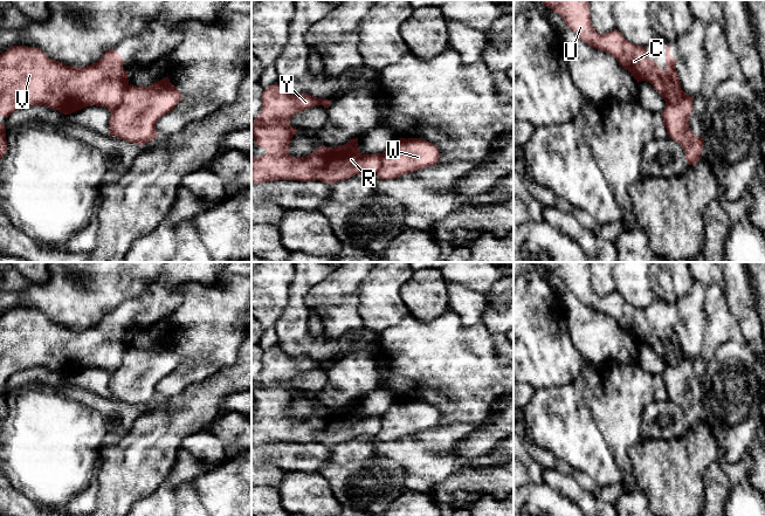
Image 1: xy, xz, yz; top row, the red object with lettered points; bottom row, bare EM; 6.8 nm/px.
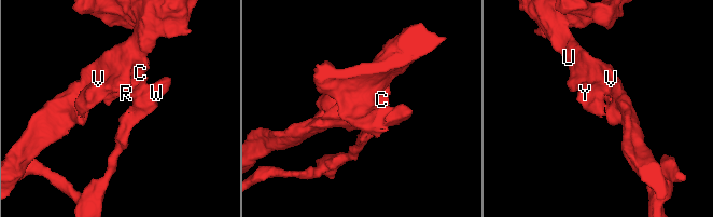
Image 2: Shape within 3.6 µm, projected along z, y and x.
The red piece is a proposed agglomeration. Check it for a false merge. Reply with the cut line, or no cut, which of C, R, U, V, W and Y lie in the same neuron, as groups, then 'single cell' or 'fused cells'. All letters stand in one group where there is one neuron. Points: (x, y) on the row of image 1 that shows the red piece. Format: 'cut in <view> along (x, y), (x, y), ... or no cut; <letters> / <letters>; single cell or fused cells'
cut in xy along (129, 86), (122, 94), (121, 103), (111, 112); C R U V Y / W; fused cells

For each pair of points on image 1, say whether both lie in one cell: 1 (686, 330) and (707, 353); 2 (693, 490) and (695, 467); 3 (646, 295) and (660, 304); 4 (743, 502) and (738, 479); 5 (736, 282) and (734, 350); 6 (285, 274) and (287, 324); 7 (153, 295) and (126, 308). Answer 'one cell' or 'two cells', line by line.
1: two cells
2: one cell
3: two cells
4: one cell
5: two cells
6: two cells
7: two cells

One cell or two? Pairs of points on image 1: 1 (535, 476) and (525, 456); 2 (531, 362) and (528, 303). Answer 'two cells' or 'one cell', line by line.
1: one cell
2: one cell

